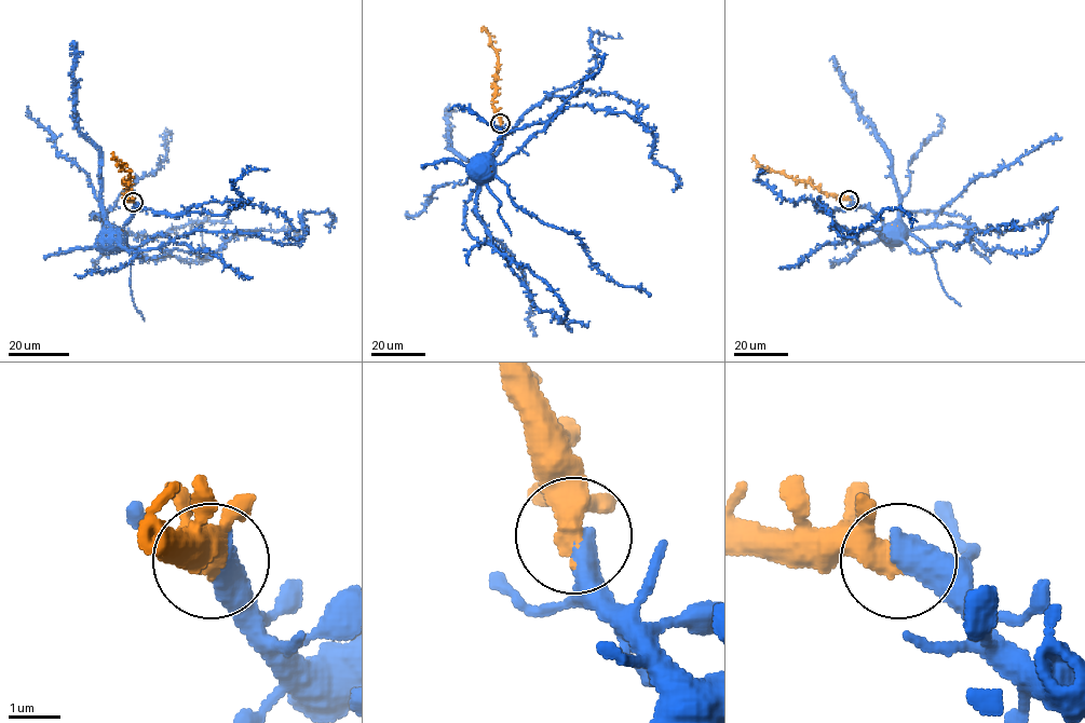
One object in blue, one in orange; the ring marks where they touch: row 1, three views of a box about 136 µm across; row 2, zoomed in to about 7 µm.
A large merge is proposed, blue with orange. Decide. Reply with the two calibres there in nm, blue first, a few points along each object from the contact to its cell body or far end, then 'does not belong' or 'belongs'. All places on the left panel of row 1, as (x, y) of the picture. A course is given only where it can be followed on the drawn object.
550/400 nm | blue via (133, 202), (137, 208), (121, 229), (109, 234), (114, 236) | orange via (133, 202), (124, 195), (130, 173), (112, 151) | belongs

